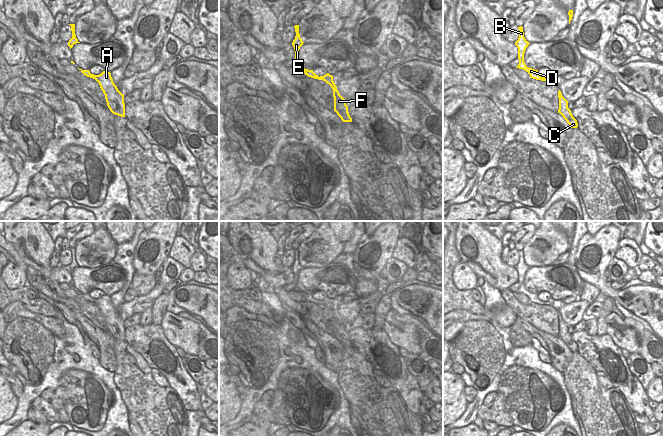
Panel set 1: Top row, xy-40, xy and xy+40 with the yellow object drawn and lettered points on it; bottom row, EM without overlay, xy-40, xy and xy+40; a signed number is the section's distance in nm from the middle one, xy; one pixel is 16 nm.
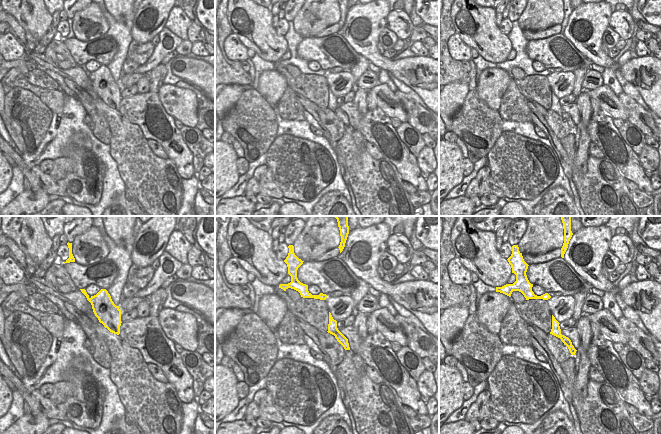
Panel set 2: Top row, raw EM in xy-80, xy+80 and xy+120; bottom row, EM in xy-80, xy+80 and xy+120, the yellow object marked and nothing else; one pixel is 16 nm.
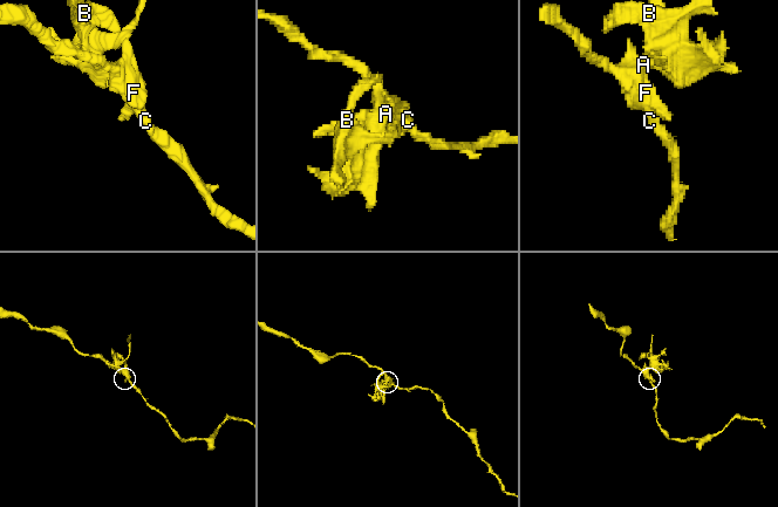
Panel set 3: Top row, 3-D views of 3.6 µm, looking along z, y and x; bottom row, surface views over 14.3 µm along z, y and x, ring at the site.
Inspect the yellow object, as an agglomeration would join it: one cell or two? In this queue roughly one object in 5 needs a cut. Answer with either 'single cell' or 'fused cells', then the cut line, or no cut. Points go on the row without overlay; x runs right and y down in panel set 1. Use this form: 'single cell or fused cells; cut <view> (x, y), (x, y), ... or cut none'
fused cells; cut xy-40 (95, 299), (96, 303)

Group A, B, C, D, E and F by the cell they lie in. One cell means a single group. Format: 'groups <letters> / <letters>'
groups A C F / B D E

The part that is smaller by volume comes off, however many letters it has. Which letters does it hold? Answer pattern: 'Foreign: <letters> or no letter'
Foreign: B, D, E

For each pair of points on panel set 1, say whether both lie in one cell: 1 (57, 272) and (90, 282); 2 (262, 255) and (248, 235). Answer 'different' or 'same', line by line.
1: different
2: same

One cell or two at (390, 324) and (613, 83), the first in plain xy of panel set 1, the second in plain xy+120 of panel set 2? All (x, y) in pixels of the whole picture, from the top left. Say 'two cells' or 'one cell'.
two cells

